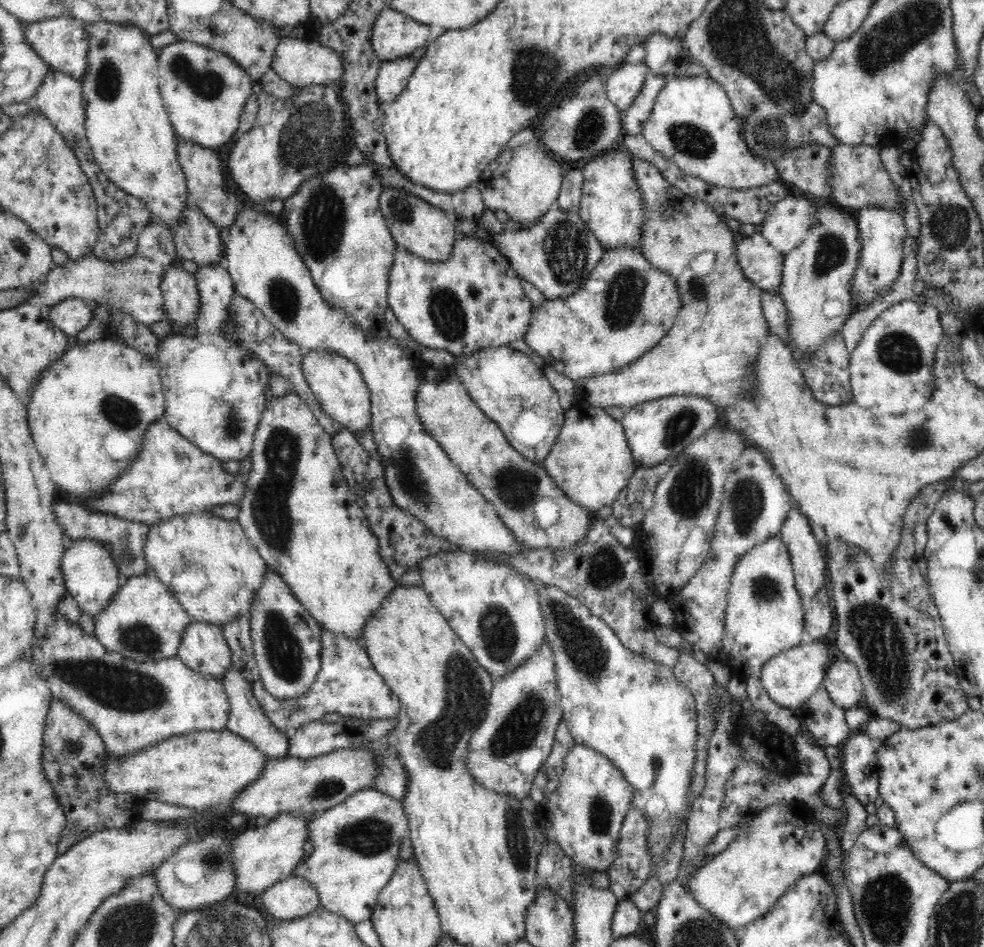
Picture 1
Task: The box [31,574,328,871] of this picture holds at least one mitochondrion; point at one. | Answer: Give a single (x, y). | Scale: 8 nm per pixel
(113, 686)

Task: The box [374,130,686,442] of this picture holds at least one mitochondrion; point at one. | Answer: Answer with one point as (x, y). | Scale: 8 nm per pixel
(566, 246)

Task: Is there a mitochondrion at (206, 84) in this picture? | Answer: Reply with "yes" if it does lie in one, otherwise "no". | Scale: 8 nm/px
yes

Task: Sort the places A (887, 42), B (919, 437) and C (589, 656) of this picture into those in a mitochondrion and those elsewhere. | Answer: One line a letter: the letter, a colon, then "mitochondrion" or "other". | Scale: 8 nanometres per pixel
A: mitochondrion
B: mitochondrion
C: mitochondrion

